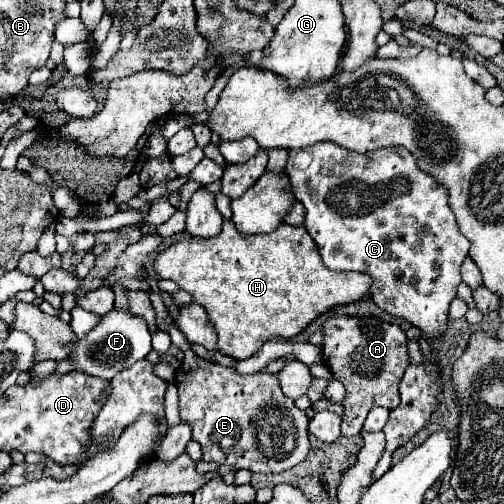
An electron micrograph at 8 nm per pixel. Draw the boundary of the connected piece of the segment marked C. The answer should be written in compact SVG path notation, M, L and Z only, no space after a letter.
M314 143L310 147L290 149L286 173L292 181L296 199L306 209L304 227L314 239L324 265L328 269L370 275L370 299L380 309L410 321L428 337L440 337L446 331L450 301L456 297L456 287L462 281L460 265L470 249L448 205L448 189L430 173L422 173L412 153L404 147L376 149L362 155L346 151L340 145Z

